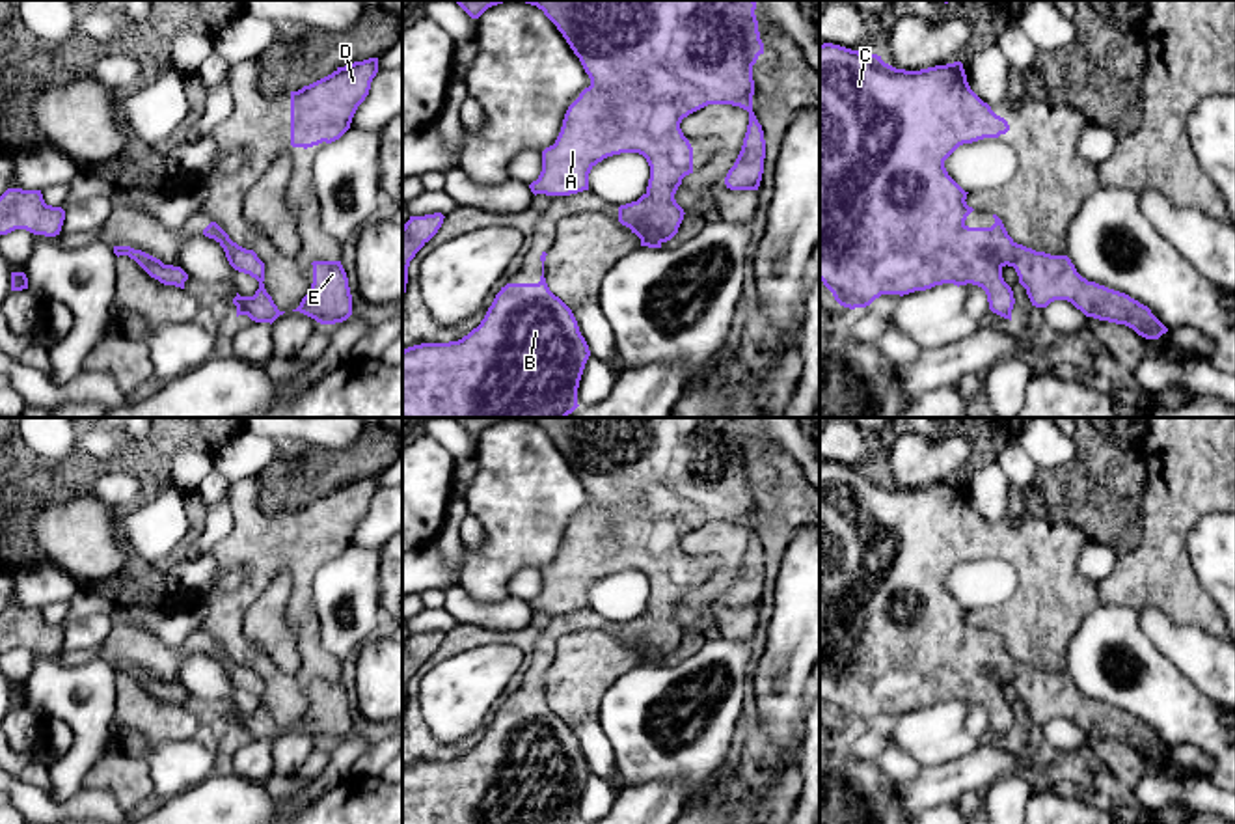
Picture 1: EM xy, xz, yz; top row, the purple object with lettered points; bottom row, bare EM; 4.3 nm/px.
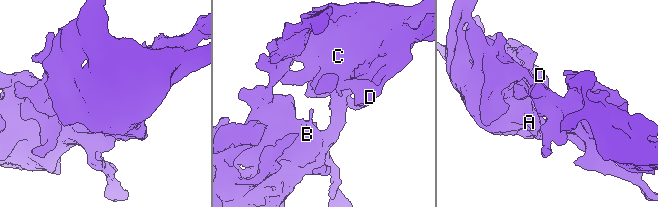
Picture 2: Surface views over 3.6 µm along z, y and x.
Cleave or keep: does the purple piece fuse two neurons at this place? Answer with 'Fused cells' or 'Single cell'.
Single cell

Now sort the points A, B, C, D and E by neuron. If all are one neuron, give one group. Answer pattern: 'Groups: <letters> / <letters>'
Groups: A B C D E

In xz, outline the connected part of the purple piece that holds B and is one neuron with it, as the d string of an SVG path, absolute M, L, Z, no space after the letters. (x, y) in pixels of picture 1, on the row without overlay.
M540 673L540 699L501 705L481 742L462 757L402 768L402 824L579 824L577 805L590 768L572 727L546 701L546 673Z

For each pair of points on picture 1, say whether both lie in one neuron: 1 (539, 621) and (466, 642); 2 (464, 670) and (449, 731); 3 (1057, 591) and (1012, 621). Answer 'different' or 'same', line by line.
1: same
2: same
3: same

